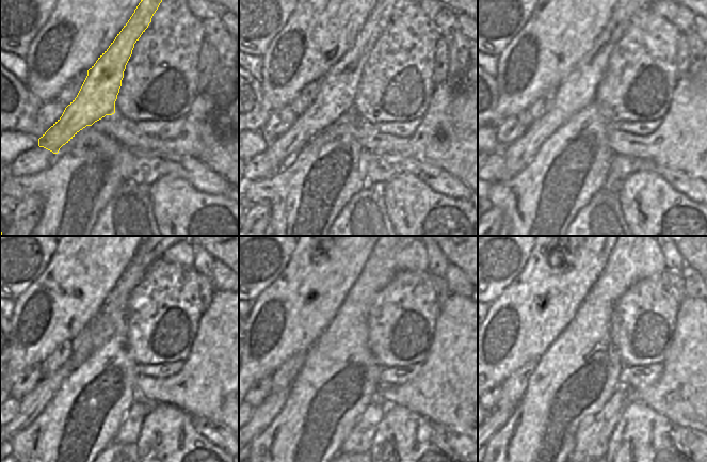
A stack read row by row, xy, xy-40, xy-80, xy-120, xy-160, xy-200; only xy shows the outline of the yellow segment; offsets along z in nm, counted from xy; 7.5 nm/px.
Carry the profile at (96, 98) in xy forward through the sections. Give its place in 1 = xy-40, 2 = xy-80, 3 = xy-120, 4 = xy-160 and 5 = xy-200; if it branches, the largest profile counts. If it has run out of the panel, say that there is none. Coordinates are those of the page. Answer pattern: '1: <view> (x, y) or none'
1: xy-40 (336, 94)
2: xy-80 (577, 91)
3: xy-120 (100, 329)
4: xy-160 (263, 414)
5: xy-200 (499, 417)

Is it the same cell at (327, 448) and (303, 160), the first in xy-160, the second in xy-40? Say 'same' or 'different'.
same

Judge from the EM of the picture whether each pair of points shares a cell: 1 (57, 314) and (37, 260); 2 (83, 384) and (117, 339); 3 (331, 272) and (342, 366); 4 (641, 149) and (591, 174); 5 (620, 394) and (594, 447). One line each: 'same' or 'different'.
1: different
2: same
3: different
4: different
5: same

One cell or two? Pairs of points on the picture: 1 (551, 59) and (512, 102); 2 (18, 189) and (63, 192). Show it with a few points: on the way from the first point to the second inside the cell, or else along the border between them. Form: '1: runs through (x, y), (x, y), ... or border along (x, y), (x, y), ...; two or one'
1: runs through (541, 69), (523, 92); one
2: runs through (29, 187), (52, 187); one

